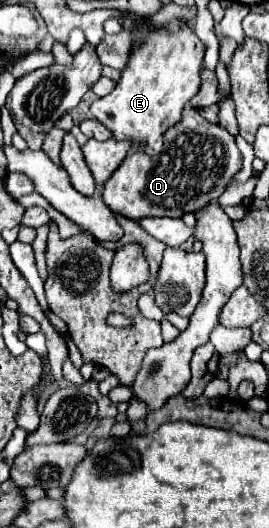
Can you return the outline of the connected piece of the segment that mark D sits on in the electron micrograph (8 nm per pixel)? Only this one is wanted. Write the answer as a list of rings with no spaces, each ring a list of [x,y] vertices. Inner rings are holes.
[[[184,107],[182,119],[166,131],[162,151],[152,157],[142,147],[130,151],[106,181],[102,197],[114,213],[128,219],[182,217],[186,213],[198,213],[206,203],[216,201],[240,169],[242,153],[234,137],[222,125],[206,121],[196,109]]]

